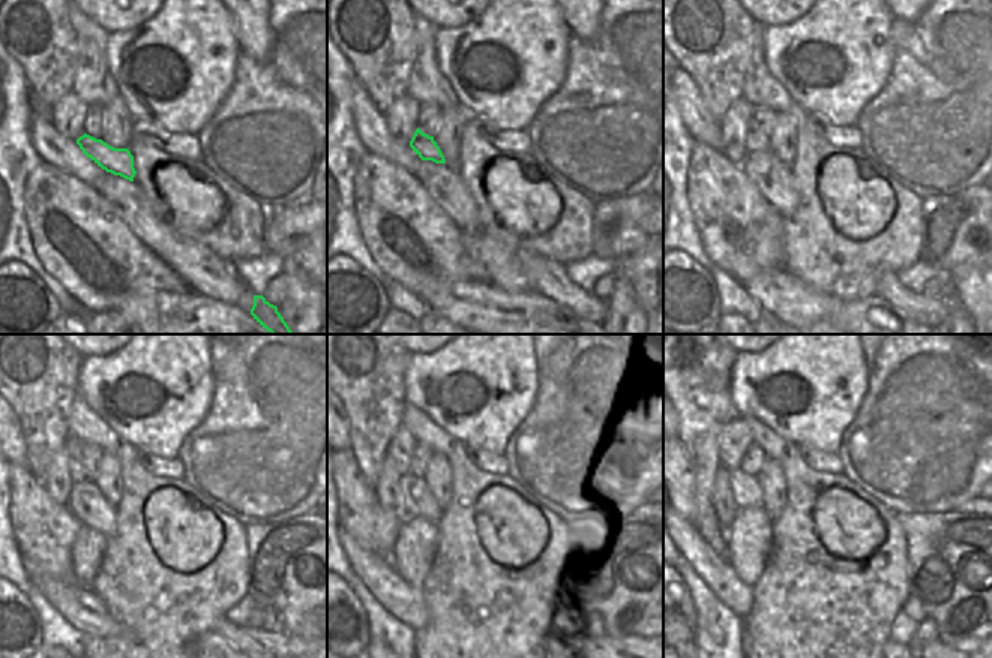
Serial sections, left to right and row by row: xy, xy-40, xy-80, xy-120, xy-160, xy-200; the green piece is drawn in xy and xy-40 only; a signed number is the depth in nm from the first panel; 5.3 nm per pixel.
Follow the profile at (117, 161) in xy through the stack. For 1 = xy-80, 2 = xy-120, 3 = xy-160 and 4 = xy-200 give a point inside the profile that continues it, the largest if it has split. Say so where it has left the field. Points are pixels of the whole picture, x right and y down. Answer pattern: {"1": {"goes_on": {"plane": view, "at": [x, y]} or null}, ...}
{"1": {"goes_on": {"plane": "xy-80", "at": [755, 141]}}, "2": {"goes_on": {"plane": "xy-120", "at": [78, 474]}}, "3": {"goes_on": {"plane": "xy-160", "at": [399, 450]}}, "4": {"goes_on": {"plane": "xy-200", "at": [734, 439]}}}

